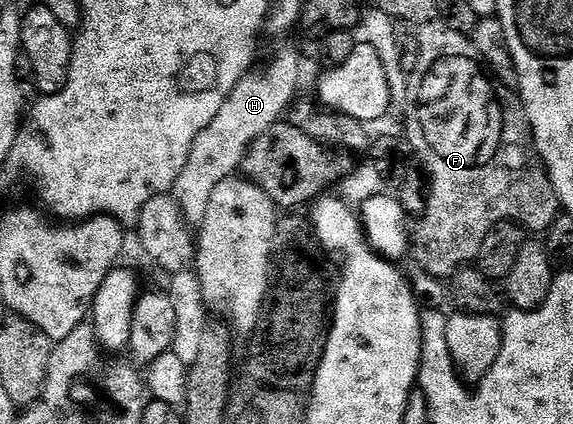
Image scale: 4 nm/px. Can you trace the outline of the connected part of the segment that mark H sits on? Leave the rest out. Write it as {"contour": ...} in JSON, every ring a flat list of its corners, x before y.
{"contour":[[281,49,269,61,269,66,262,73,250,72,227,95,223,107,219,107,219,115,199,131,191,153,187,155,187,167,175,179,171,196,189,223,199,223,207,211,207,203,211,203,211,191,219,187,240,170,245,151,263,131,278,124,281,117,286,116,298,96,297,84,301,81,301,61,293,49]]}

